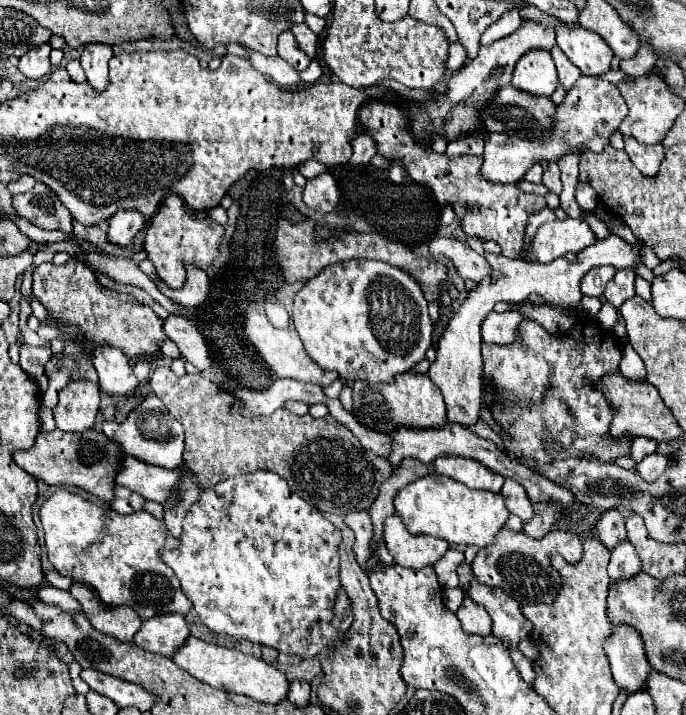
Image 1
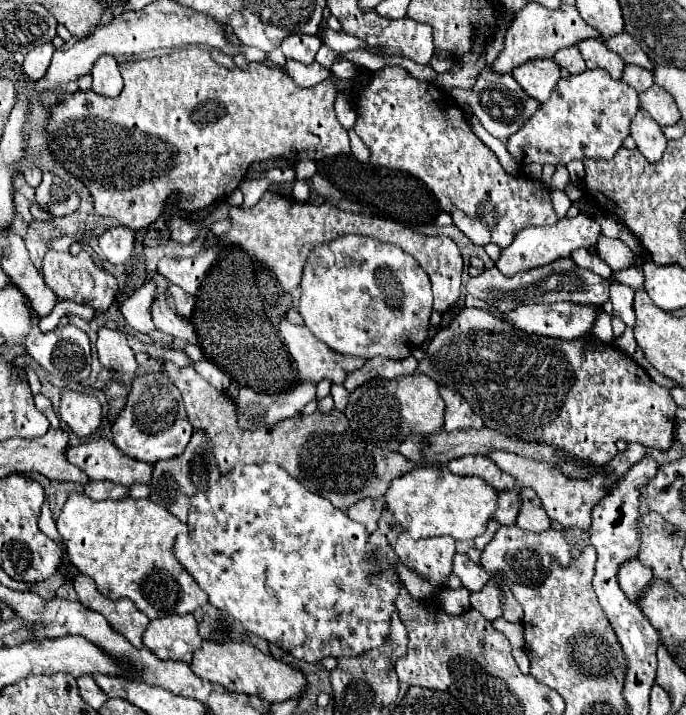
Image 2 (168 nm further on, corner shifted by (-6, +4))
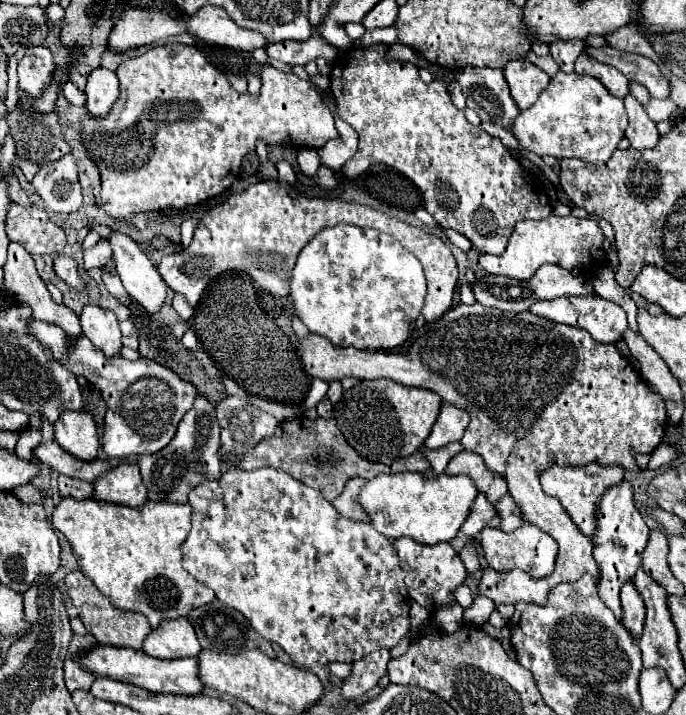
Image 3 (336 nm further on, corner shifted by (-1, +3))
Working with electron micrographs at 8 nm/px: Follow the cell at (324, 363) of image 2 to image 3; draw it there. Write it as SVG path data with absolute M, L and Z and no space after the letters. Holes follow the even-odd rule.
M478 302L474 306L458 304L456 308L450 308L442 318L426 326L442 328L426 328L406 354L340 348L316 334L304 338L300 350L308 350L308 374L314 378L322 378L326 382L342 380L346 376L354 376L358 380L390 378L404 386L432 390L444 402L454 404L456 408L470 414L472 420L468 424L468 430L464 432L464 438L460 440L464 448L480 454L490 470L502 472L504 480L508 482L510 496L520 506L522 520L542 528L556 540L560 548L554 572L548 578L528 578L528 574L518 570L500 574L488 568L484 570L484 576L480 580L480 594L492 598L496 604L516 604L520 600L544 604L548 592L554 586L562 582L576 582L584 572L598 580L600 570L598 562L592 556L592 538L580 534L560 502L544 494L538 482L540 470L552 466L586 466L590 462L598 462L604 466L618 464L624 470L638 472L640 468L636 466L632 454L652 454L662 442L666 430L668 416L662 396L654 394L648 388L644 378L624 356L620 356L614 344L596 342L586 330L548 322L546 318L536 318L536 314L532 314L530 310L520 314L504 314L502 310L488 310Z

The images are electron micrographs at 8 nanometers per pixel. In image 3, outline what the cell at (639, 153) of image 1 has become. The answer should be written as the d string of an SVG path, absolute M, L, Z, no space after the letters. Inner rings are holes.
M626 96L624 106L626 106L626 112L628 112L626 138L630 140L630 146L636 148L636 150L654 148L660 140L660 134L656 130L656 124L648 118L642 104L634 96Z

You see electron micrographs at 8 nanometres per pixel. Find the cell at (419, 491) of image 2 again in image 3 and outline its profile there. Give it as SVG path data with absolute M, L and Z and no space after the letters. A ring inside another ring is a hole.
M400 472L400 474L380 474L372 480L368 480L360 490L360 506L370 518L370 524L386 534L390 540L408 536L416 540L418 544L440 544L450 542L464 520L470 514L470 506L476 498L478 490L474 482L466 476L448 476L448 474L434 474L434 472Z

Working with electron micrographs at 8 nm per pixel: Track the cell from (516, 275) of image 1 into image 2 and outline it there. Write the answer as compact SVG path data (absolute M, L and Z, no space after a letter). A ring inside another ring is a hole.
M441 385L441 397L447 405L445 409L445 431L457 431L457 429L481 429L483 421L479 415L473 413L469 401L461 397L461 393L453 391L451 387Z

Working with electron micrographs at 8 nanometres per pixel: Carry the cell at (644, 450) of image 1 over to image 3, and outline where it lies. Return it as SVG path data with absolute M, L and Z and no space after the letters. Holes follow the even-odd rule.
M596 462L588 464L586 468L582 468L582 466L580 468L554 466L554 468L548 468L540 474L540 482L542 482L544 492L550 496L556 496L562 502L562 506L566 508L570 518L576 522L580 532L586 536L592 536L596 532L596 506L598 506L600 498L606 494L608 488L620 484L622 478L624 478L624 470L620 466L598 466Z

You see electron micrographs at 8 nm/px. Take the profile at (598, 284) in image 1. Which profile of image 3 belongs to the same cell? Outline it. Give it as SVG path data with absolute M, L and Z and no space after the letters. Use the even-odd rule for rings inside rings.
M544 264L530 280L514 280L514 278L504 278L504 276L482 276L472 284L474 296L480 304L488 308L498 308L498 310L510 310L510 312L524 312L528 310L536 300L550 300L558 296L580 296L580 294L594 294L592 282L584 276L574 276L572 272L554 266L554 264Z

